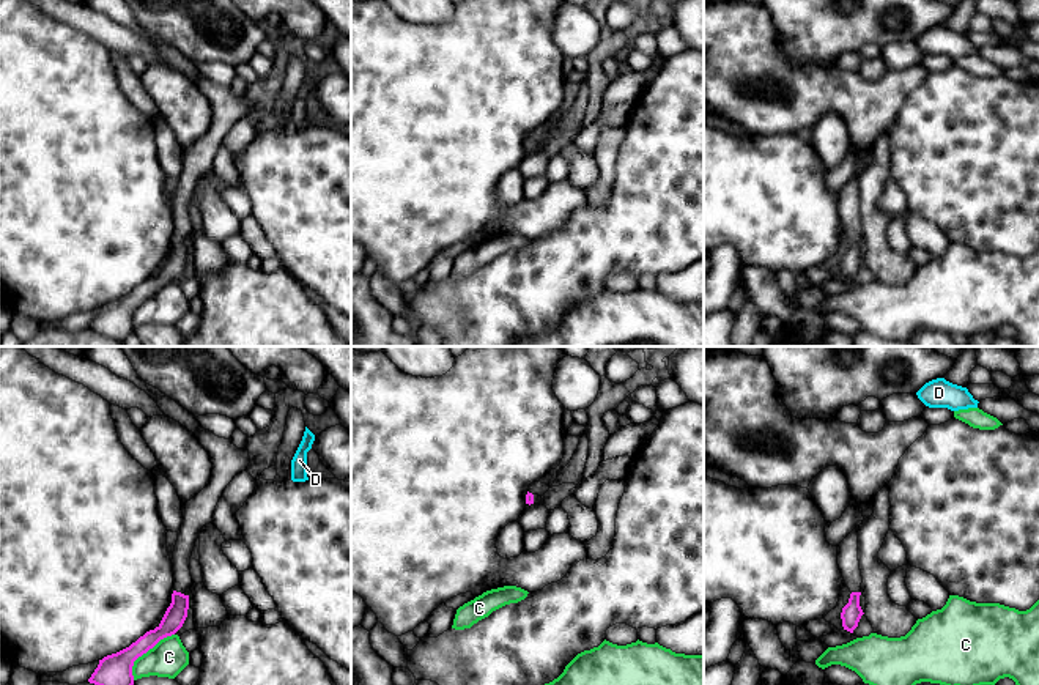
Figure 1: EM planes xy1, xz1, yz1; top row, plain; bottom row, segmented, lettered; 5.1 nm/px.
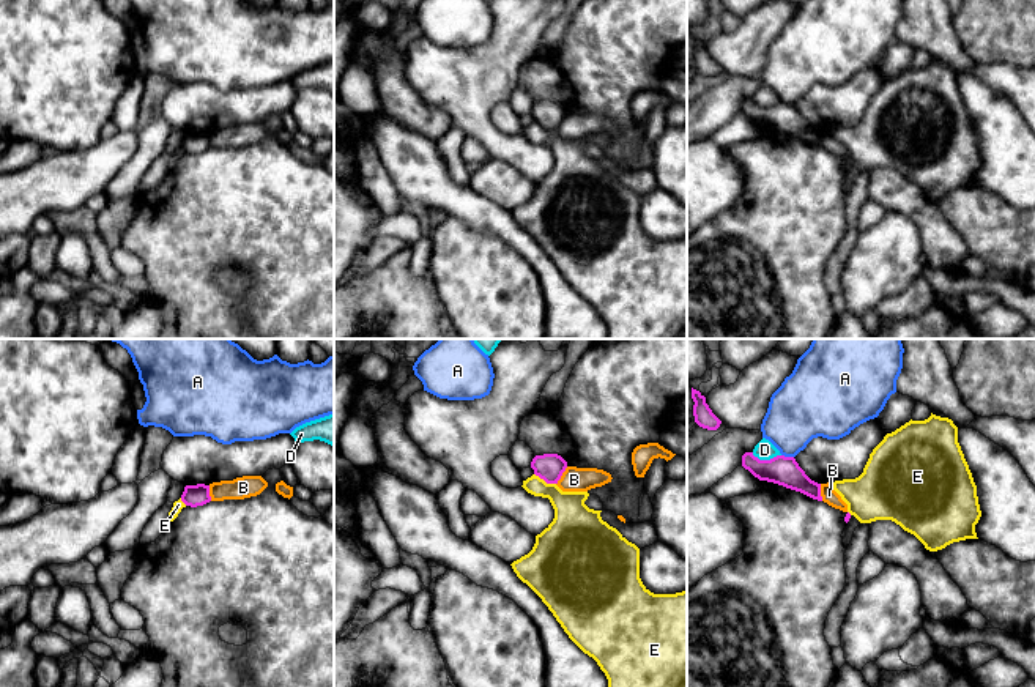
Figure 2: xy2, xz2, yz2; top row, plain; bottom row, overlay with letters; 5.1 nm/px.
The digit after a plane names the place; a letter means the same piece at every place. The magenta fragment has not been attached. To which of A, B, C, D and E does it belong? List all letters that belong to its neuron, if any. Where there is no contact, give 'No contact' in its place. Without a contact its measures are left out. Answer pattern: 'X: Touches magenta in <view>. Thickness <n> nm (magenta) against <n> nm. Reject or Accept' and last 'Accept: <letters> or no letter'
A: Touches magenta in yz2. Thickness 150 nm (magenta) against 320 nm. Reject
B: Touches magenta in xz2. Thickness 140 nm (magenta) against 130 nm. Reject
C: Touches magenta in xy1. Thickness 180 nm (magenta) against 190 nm. Reject
D: Touches magenta in yz2. Thickness 150 nm (magenta) against 100 nm. Reject
E: Touches magenta in xz2. Thickness 140 nm (magenta) against 200 nm. Reject
Accept: no letter

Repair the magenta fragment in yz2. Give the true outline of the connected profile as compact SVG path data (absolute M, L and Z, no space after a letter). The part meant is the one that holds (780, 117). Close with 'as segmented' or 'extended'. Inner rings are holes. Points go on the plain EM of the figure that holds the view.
M745 99L742 113L759 128L773 129L822 148L821 131L811 128L794 104L777 102L770 107L759 107L753 99Z | as segmented

